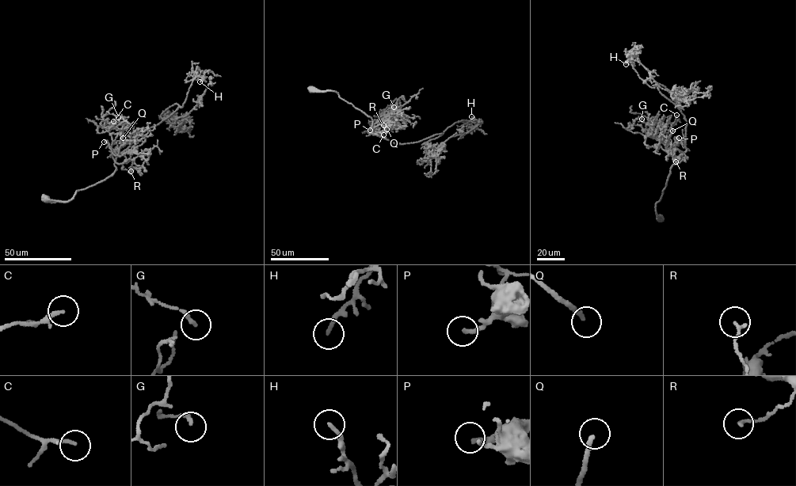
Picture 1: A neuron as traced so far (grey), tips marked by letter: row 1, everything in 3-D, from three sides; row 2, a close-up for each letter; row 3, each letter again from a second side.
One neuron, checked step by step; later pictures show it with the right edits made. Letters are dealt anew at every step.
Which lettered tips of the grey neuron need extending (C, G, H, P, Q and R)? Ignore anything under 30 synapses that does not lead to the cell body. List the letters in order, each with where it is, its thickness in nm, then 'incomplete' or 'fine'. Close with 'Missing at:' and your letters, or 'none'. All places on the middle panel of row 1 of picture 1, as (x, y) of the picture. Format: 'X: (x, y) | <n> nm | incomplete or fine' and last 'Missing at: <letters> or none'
C: (383, 134) | 170 nm | fine
G: (394, 107) | 130 nm | fine
H: (471, 116) | 190 nm | fine
P: (370, 130) | 240 nm | incomplete
Q: (386, 129) | 220 nm | incomplete
R: (383, 125) | 160 nm | fine
Missing at: P, Q

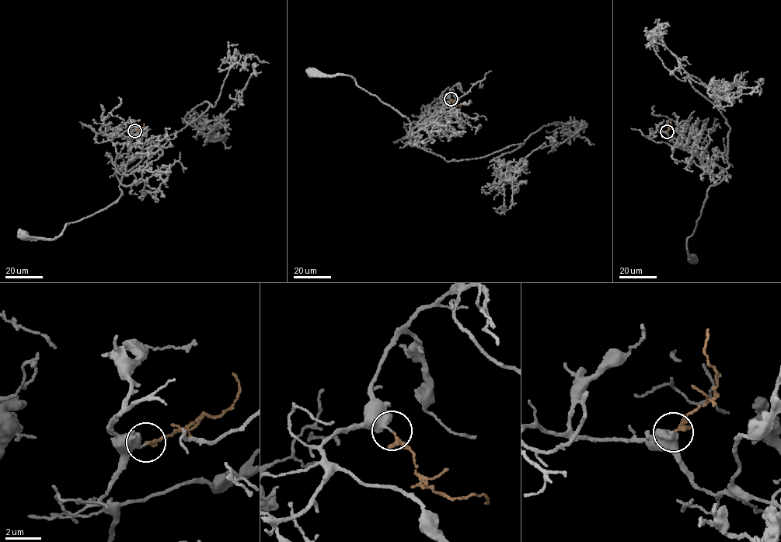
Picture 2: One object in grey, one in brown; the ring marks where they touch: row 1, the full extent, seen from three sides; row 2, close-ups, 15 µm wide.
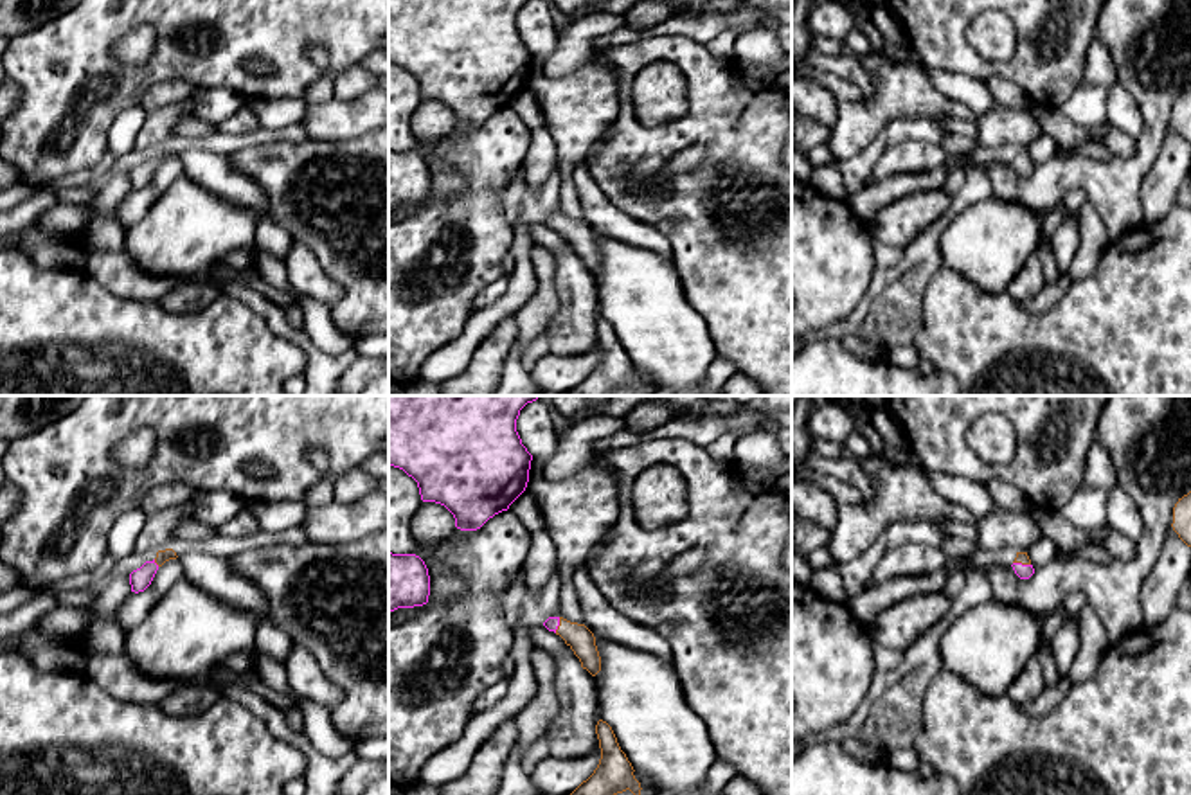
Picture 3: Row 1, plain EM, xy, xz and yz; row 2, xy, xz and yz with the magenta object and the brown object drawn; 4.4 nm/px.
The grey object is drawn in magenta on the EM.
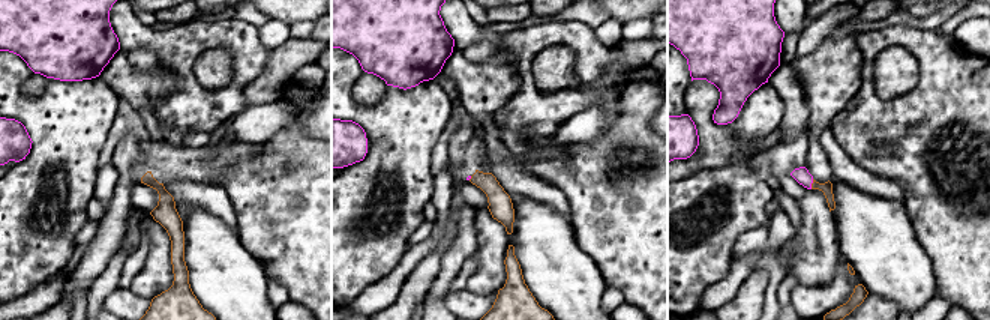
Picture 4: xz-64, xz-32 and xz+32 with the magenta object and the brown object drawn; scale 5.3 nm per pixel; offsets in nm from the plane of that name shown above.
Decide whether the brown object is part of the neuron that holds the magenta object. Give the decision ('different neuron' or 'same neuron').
same neuron

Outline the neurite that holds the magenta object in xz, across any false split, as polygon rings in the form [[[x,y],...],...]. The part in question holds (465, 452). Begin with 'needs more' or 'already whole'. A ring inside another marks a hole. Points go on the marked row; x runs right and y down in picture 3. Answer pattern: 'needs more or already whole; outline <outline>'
already whole; outline [[[389,396],[389,466],[417,482],[423,502],[444,505],[461,531],[477,531],[525,491],[533,455],[516,432],[520,410],[540,396]]]

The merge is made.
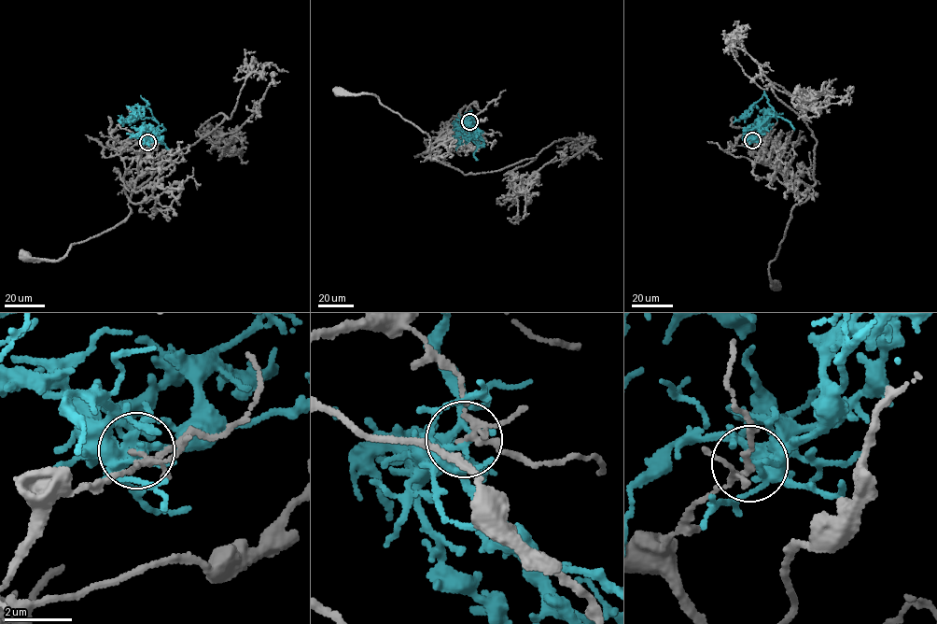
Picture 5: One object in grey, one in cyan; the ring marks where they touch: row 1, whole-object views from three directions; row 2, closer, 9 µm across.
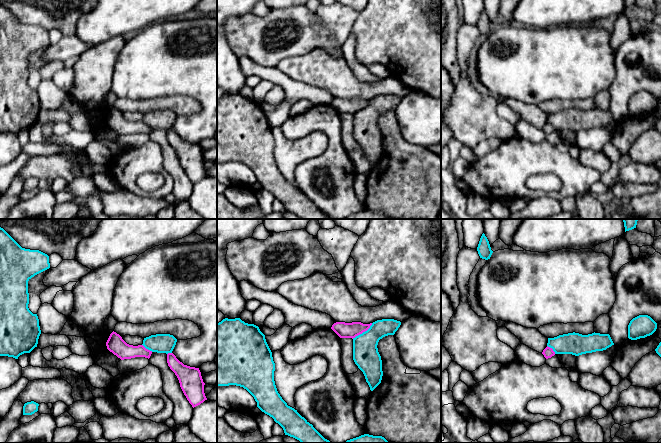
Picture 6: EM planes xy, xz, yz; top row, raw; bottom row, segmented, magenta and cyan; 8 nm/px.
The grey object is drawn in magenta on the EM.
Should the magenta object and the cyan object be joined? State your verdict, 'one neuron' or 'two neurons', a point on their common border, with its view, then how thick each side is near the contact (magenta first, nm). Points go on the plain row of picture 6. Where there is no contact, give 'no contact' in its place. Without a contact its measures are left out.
two neurons; contact xz (362, 108); calibres 130 and 200 nm

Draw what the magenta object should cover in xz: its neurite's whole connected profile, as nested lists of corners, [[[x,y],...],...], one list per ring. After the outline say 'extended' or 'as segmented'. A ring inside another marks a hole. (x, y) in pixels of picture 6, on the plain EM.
[[[336,98],[332,101],[331,105],[340,113],[340,114],[355,114],[356,112],[367,107],[372,99],[363,100],[361,98]]] | as segmented

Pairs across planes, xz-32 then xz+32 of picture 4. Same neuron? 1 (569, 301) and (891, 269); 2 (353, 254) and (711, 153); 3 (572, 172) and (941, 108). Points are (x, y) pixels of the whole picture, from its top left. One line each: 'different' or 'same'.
1: same
2: different
3: same

